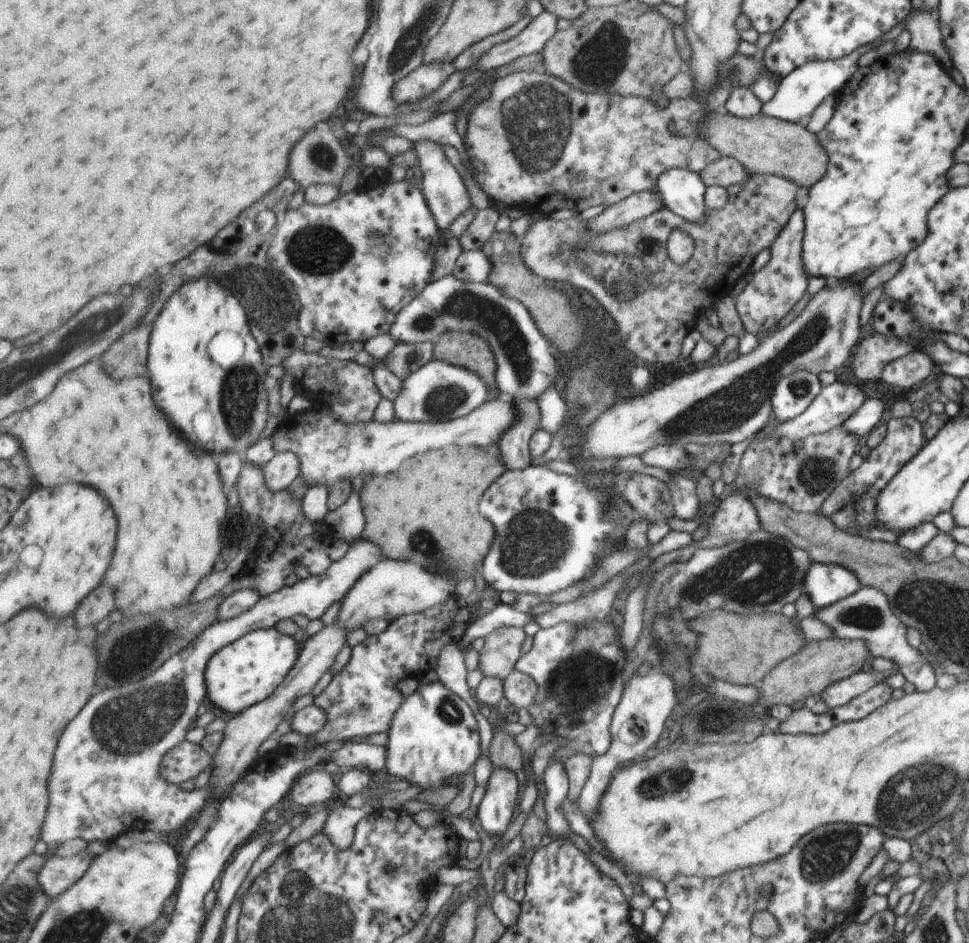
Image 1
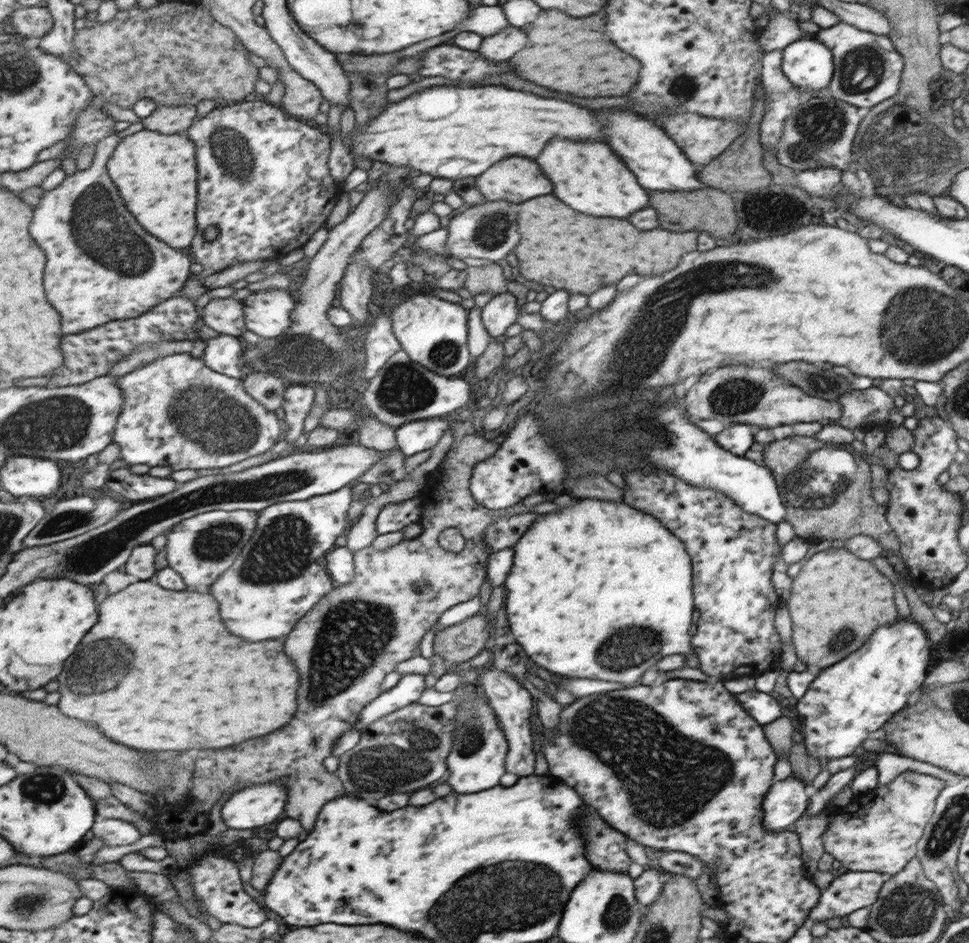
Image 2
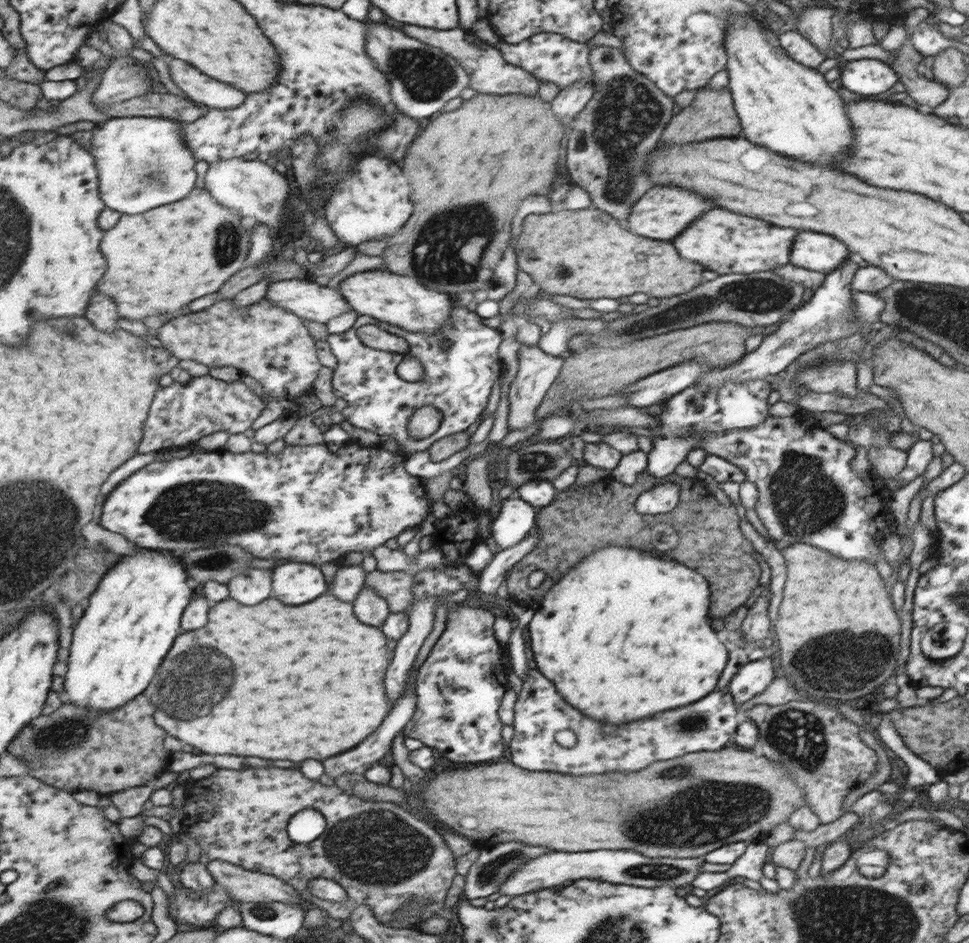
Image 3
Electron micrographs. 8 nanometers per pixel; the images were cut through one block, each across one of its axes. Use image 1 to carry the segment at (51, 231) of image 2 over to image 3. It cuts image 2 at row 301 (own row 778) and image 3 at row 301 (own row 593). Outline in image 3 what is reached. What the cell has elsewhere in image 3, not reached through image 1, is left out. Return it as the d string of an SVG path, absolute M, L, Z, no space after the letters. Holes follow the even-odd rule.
M306 278L275 282L270 286L266 298L302 318L321 323L330 322L353 310L352 303L346 300L341 290L322 286Z

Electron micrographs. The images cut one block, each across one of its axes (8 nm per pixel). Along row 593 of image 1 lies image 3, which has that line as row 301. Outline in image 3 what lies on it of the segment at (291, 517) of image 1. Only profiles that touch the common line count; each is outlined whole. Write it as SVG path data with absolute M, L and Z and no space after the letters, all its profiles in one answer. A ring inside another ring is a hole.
M233 299L218 301L203 311L174 317L158 331L161 342L181 360L196 360L209 368L234 366L242 375L251 376L272 394L254 431L288 416L300 416L302 396L314 390L324 368L318 356L317 338L304 318L264 299L254 305L236 305Z

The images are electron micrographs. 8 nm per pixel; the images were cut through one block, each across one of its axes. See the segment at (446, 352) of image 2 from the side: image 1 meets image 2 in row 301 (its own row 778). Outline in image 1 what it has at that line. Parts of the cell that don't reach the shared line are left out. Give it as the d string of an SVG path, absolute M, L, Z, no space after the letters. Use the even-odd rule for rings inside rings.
M440 681L436 684L420 682L413 694L404 696L404 704L400 705L388 730L387 771L424 791L440 788L438 784L446 778L462 774L474 766L480 748L478 736L474 712L458 694L450 692Z

